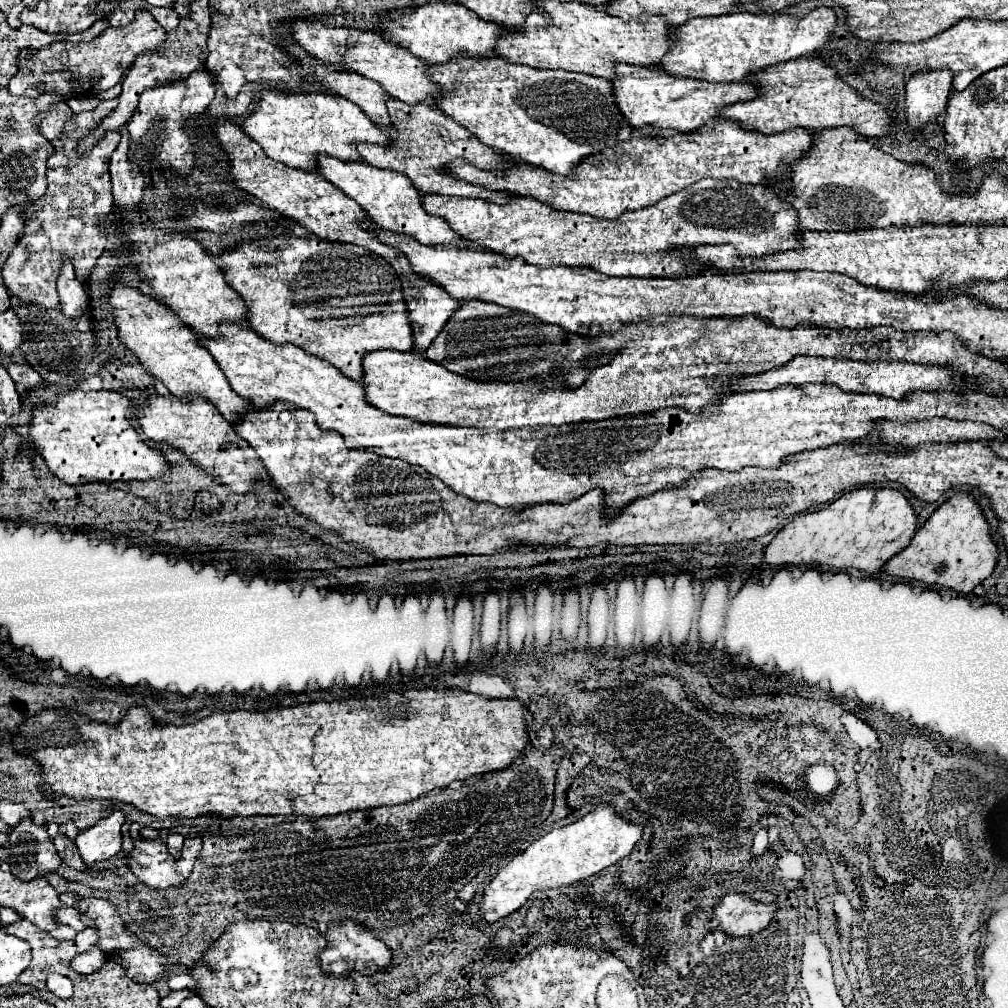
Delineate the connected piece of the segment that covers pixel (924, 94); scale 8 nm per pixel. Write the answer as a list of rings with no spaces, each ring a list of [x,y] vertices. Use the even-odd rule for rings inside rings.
[[[927,69],[913,73],[907,81],[905,113],[913,129],[935,121],[947,107],[953,73],[949,69]]]

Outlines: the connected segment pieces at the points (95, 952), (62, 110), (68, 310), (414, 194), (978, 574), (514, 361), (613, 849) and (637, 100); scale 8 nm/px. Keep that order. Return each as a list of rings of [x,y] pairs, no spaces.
[[[97,945],[95,947],[91,947],[89,951],[85,951],[85,953],[79,953],[73,961],[71,961],[71,965],[73,965],[73,969],[77,969],[77,973],[93,973],[93,971],[97,971],[97,969],[101,969],[101,965],[107,961],[107,957],[105,957],[105,951],[101,951]]]
[[[61,103],[61,105],[57,105],[57,109],[51,109],[47,113],[47,117],[39,125],[39,131],[49,141],[53,141],[53,139],[57,139],[57,137],[61,137],[65,133],[63,129],[65,129],[65,123],[69,119],[73,119],[73,111],[67,107],[67,103]]]
[[[65,265],[65,269],[61,269],[61,275],[57,279],[57,291],[59,291],[59,297],[61,297],[63,315],[75,319],[75,317],[81,317],[81,313],[87,311],[87,307],[89,307],[87,291],[73,277],[73,269],[69,269],[69,265]]]
[[[319,157],[317,159],[319,163],[319,171],[323,171],[323,177],[327,181],[331,181],[335,187],[339,187],[345,195],[349,195],[351,199],[355,199],[371,217],[371,221],[385,229],[385,231],[391,231],[391,233],[401,233],[401,235],[409,235],[413,237],[415,241],[419,241],[421,245],[445,245],[445,247],[469,247],[473,243],[469,243],[465,237],[459,237],[447,223],[445,219],[441,217],[435,217],[435,215],[429,215],[421,203],[421,197],[423,193],[419,193],[417,189],[413,189],[413,183],[409,179],[405,179],[401,173],[395,173],[395,171],[385,171],[385,169],[379,169],[379,167],[371,167],[369,163],[343,163],[339,159],[333,159],[333,157]]]
[[[957,491],[933,511],[925,525],[915,533],[911,545],[887,561],[885,571],[899,579],[917,579],[927,585],[939,585],[967,595],[993,573],[997,559],[999,547],[989,531],[979,499],[967,491]]]
[[[463,301],[461,309],[429,345],[425,357],[463,377],[487,381],[517,381],[541,377],[561,367],[565,371],[569,387],[577,387],[585,381],[587,371],[583,367],[593,367],[597,363],[609,361],[607,351],[599,355],[599,361],[595,361],[597,355],[585,347],[585,339],[577,333],[569,333],[565,329],[559,329],[557,325],[537,321],[537,317],[529,317],[521,311],[485,301]]]
[[[601,803],[585,817],[573,821],[571,825],[551,829],[541,839],[533,841],[523,853],[513,857],[497,877],[487,885],[481,899],[481,917],[489,923],[507,917],[517,911],[537,891],[547,887],[561,887],[599,873],[601,869],[617,863],[631,853],[633,845],[641,839],[643,825],[633,823],[617,813],[613,803]]]
[[[617,65],[617,79],[613,81],[613,89],[617,105],[629,125],[679,129],[681,133],[695,133],[709,119],[719,117],[721,109],[727,109],[739,101],[753,101],[755,97],[761,97],[761,89],[749,81],[709,83],[701,79],[669,75],[657,67],[637,65]]]

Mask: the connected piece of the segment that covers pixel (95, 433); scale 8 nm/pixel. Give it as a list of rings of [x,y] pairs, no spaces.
[[[71,391],[53,405],[37,405],[31,419],[29,437],[47,461],[49,469],[69,485],[91,481],[149,481],[171,471],[171,463],[161,451],[145,445],[137,437],[131,421],[135,399],[119,391]]]

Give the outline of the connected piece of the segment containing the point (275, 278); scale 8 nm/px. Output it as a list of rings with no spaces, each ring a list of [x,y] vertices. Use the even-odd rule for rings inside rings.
[[[281,235],[259,247],[243,243],[229,249],[229,253],[223,255],[221,269],[225,269],[229,285],[245,297],[249,325],[255,333],[275,343],[293,343],[333,363],[349,379],[359,381],[363,377],[363,357],[369,351],[417,351],[395,269],[379,255],[363,251],[363,247],[333,243],[319,237]],[[357,287],[377,289],[377,317],[365,313],[365,307],[361,307],[365,301],[373,301],[373,291],[357,291]],[[341,293],[345,293],[345,297],[341,297]],[[317,309],[347,309],[345,321],[321,321]],[[341,325],[345,325],[345,329],[341,329]]]

